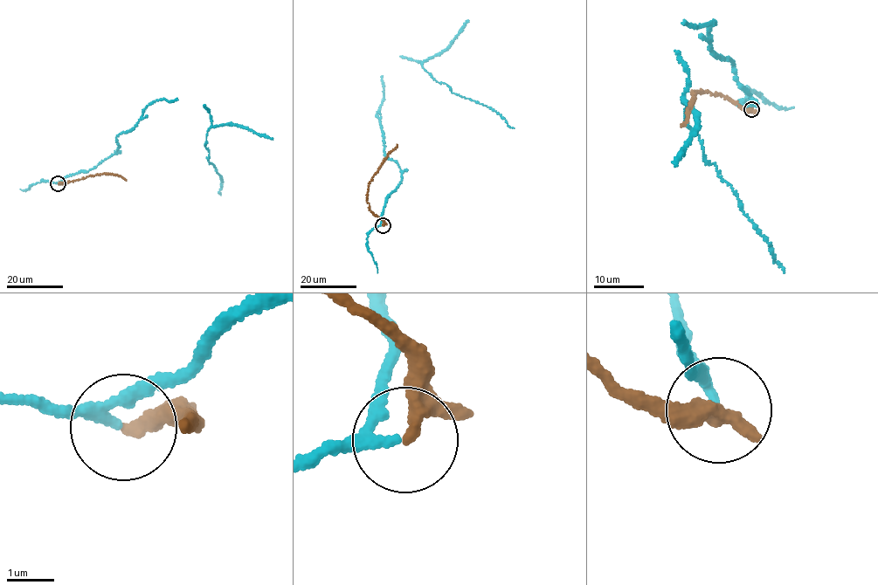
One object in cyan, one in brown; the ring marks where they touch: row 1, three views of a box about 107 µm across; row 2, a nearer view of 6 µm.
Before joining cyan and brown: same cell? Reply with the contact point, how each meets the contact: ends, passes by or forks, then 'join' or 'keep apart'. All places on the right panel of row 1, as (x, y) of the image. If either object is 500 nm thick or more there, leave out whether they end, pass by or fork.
place (751, 109); cyan passes by; brown ends; keep apart

